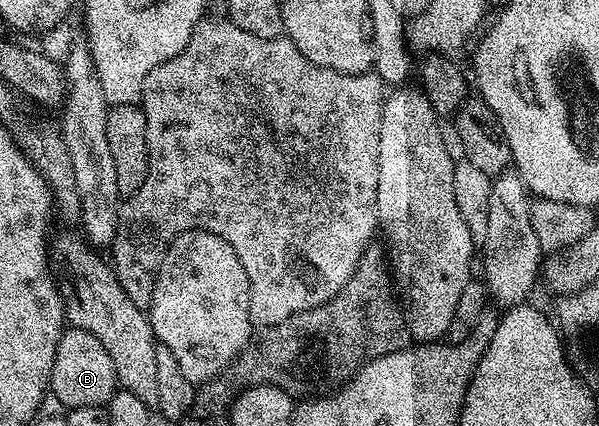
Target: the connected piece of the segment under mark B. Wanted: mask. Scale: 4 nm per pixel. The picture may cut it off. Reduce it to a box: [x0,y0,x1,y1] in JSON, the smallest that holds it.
[50,329,117,410]

